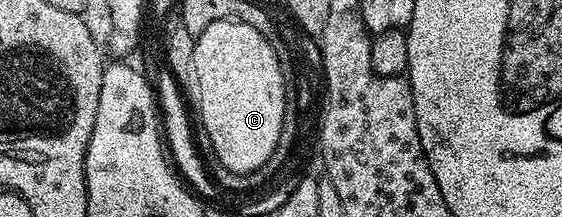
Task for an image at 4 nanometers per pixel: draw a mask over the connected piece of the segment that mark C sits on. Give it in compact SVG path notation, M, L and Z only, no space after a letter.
M235 18L210 24L195 40L192 74L200 97L199 125L204 126L221 166L231 174L254 172L270 160L286 116L278 56L258 28Z

